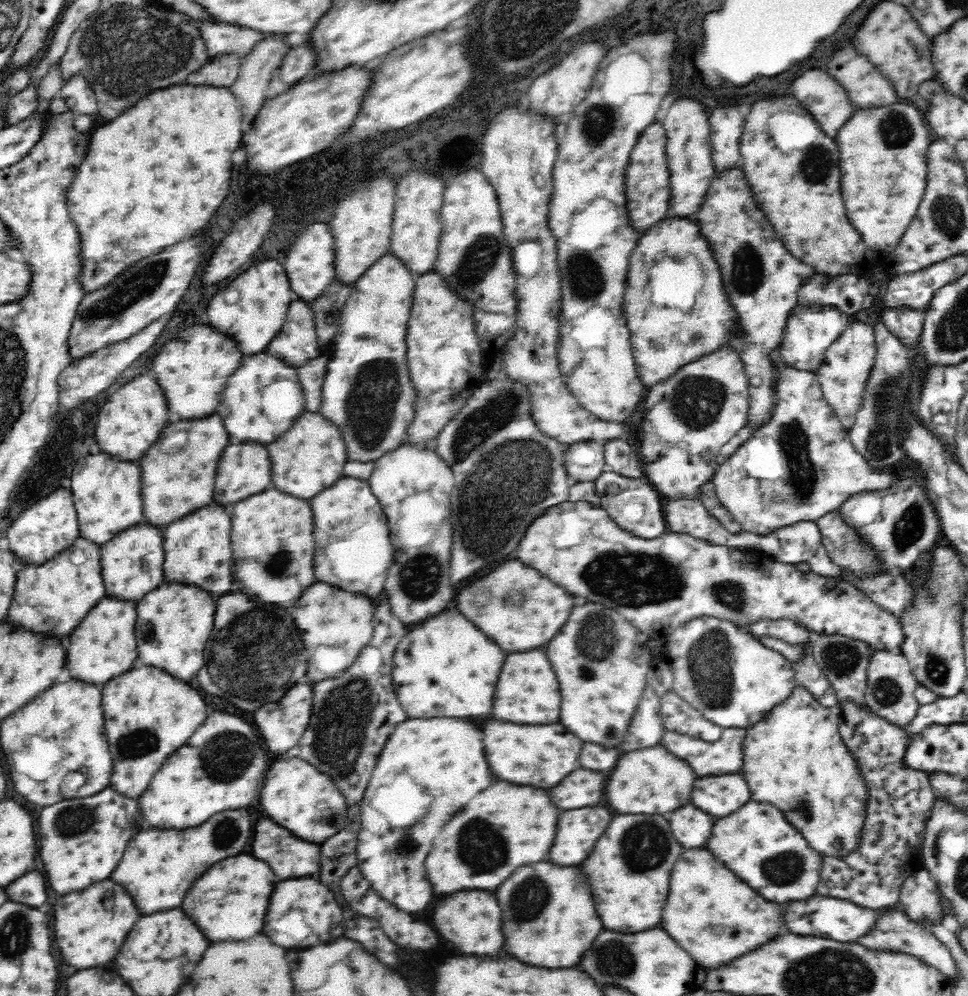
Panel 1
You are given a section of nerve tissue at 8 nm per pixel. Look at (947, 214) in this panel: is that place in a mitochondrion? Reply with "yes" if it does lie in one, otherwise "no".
yes

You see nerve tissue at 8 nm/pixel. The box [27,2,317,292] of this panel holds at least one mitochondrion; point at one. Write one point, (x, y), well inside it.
(155, 47)

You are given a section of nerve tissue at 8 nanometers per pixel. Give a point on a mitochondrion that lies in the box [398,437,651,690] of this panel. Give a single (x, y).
(596, 637)

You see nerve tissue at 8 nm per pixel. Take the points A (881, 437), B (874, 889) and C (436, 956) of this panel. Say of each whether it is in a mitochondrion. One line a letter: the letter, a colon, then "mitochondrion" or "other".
A: mitochondrion
B: other
C: other

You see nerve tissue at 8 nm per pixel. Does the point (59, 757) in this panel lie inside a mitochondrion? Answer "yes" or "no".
no

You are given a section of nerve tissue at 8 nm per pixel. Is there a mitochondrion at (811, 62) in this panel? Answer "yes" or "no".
no

